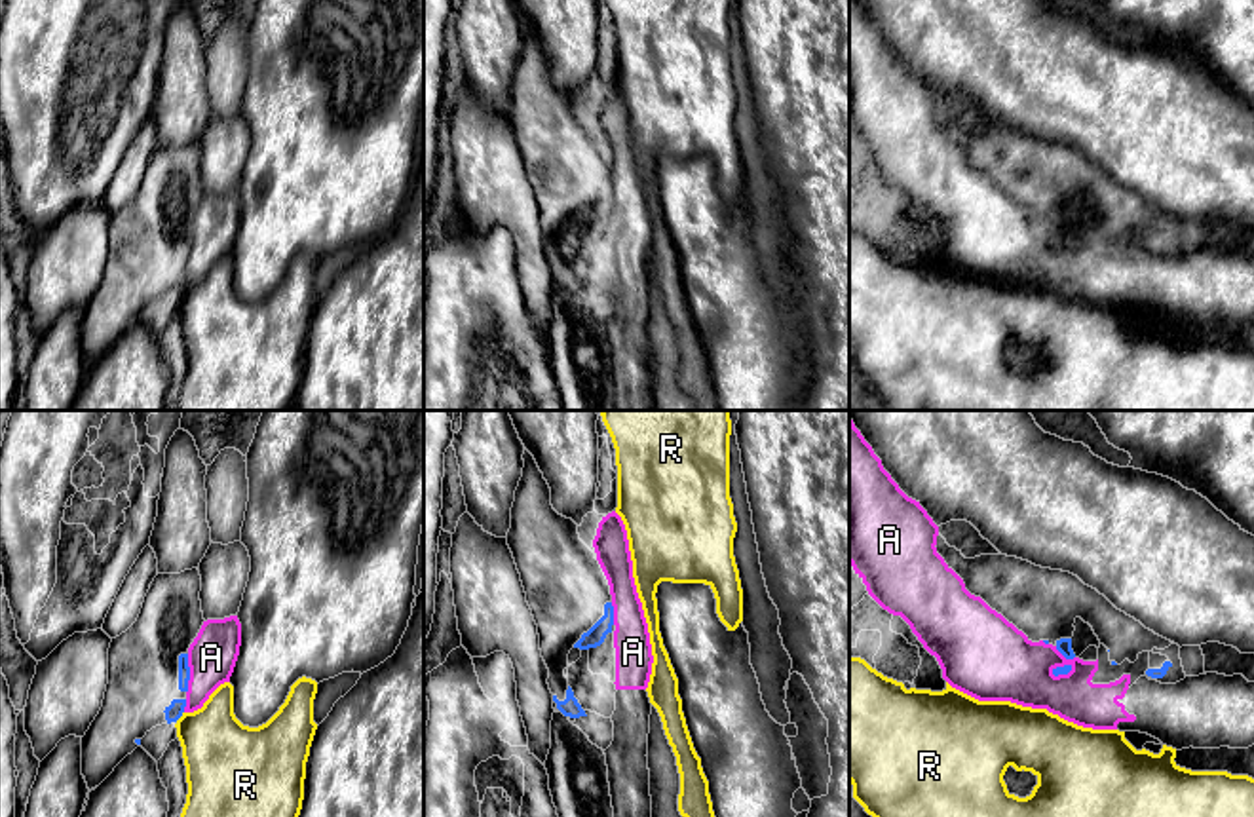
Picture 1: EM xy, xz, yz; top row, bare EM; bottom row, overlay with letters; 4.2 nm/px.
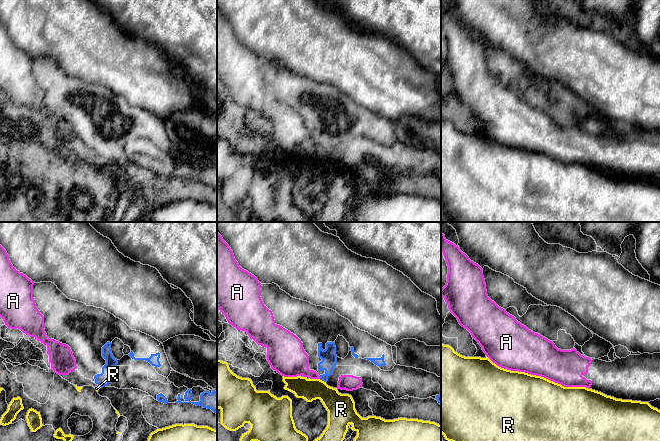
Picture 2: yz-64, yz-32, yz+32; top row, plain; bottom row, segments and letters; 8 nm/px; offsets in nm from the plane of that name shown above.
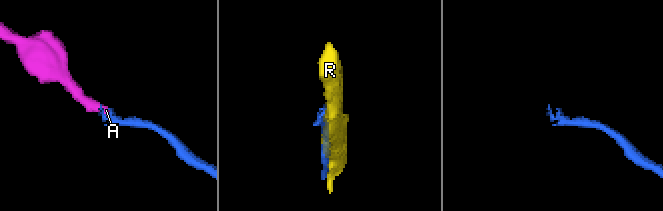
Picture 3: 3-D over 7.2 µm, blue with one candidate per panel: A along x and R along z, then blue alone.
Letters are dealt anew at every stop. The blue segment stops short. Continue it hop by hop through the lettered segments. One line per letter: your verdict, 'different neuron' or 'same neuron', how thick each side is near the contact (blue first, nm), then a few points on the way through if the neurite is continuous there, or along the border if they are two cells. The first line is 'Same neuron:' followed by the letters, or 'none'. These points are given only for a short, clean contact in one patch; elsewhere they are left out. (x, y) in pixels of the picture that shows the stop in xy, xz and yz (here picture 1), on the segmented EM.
Same neuron: none
A: different neuron | 50/200 nm | along xy (189, 654), (187, 692)
R: different neuron | 70/320 nm

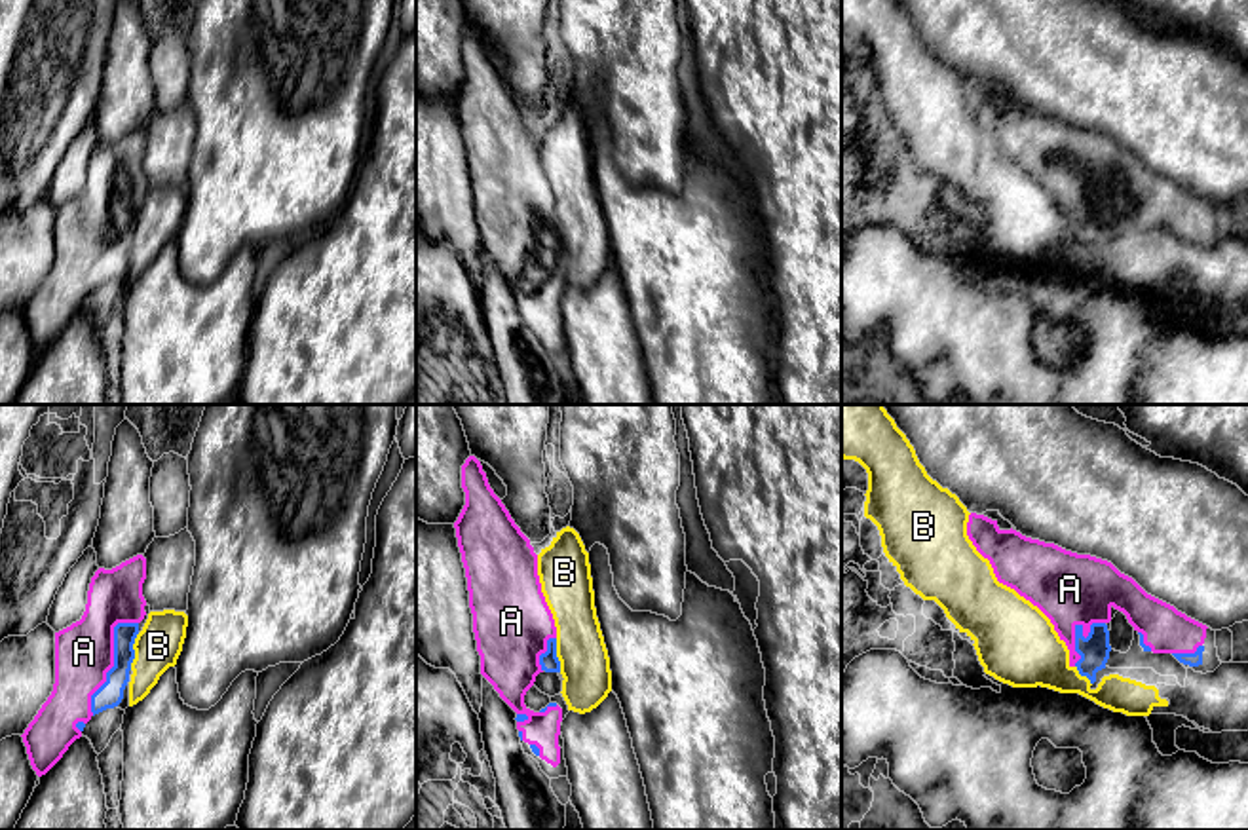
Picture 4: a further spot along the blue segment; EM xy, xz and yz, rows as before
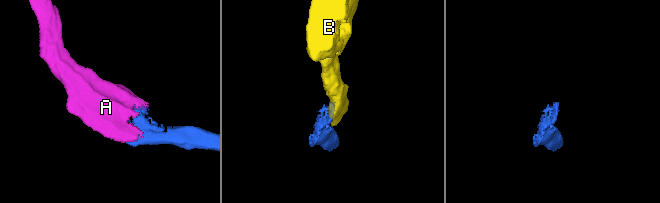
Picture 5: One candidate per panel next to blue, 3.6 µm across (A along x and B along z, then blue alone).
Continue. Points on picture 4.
Same neuron: A
A: same neuron | 110/260 nm
B: different neuron | 110/190 nm | along xy (139, 633), (130, 669)

